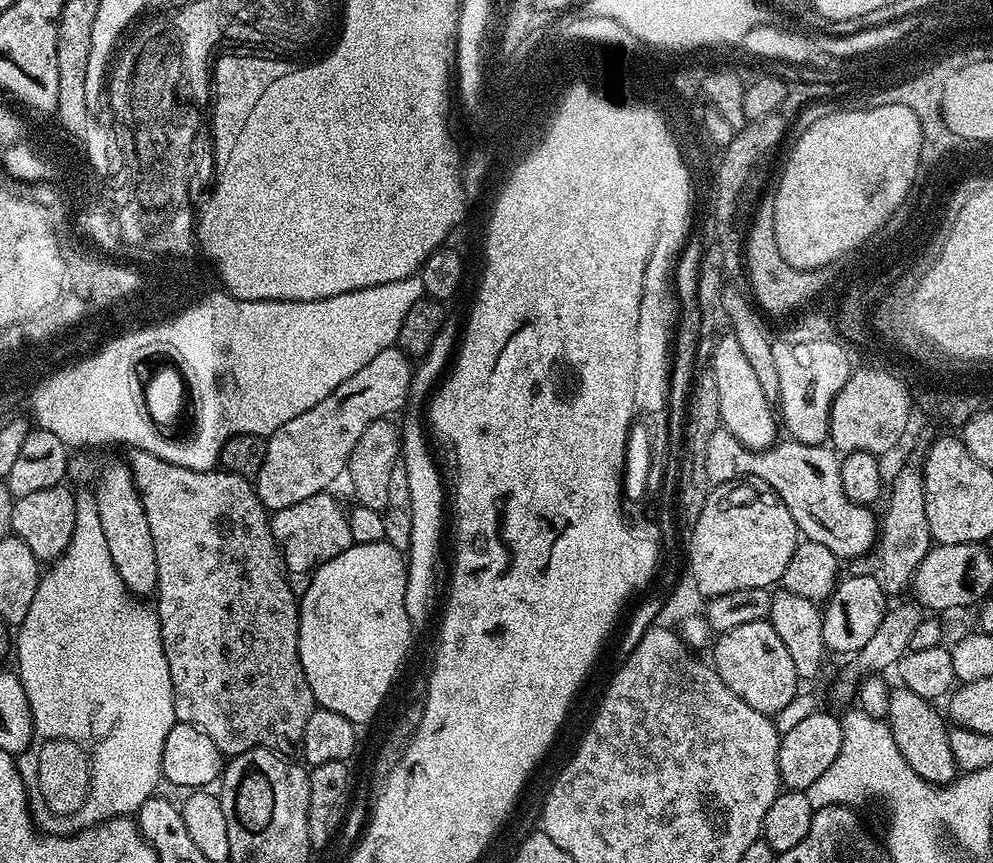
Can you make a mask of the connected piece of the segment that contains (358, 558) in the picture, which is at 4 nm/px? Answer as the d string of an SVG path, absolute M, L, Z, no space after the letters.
M379 540L373 544L353 544L338 558L330 558L330 562L321 564L315 572L311 573L307 581L308 589L304 596L299 597L300 605L300 661L302 670L306 674L306 682L310 682L310 690L314 694L317 705L326 710L334 710L334 714L342 714L351 724L363 726L367 720L372 720L376 716L376 711L384 704L384 699L388 696L388 691L392 688L392 679L396 676L396 671L400 668L400 663L404 660L404 655L408 652L408 647L412 644L414 629L410 618L406 614L406 582L408 581L408 566L405 553L399 552L394 546L390 546L384 540Z

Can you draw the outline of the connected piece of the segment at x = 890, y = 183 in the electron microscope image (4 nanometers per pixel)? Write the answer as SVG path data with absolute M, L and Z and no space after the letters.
M889 102L883 106L872 110L837 110L834 114L829 114L824 118L815 118L812 125L800 138L791 145L792 153L788 156L788 161L784 164L784 173L780 172L778 179L783 183L780 189L780 199L777 200L776 209L776 231L782 247L782 258L790 262L790 266L795 268L807 268L812 264L821 264L825 260L832 259L836 253L840 253L846 248L857 244L857 241L864 240L864 236L872 232L872 229L882 227L898 210L899 204L906 198L905 188L912 179L913 168L916 166L916 155L919 152L919 146L924 141L923 128L920 125L919 115L910 110L901 102Z

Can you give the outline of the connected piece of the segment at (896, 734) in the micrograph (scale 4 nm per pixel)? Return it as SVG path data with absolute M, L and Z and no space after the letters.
M896 686L888 694L886 723L902 758L910 762L910 770L914 770L914 774L931 784L950 784L958 775L954 754L951 753L948 741L950 728L945 717L941 713L940 717L932 708L935 707L929 701L918 698L914 690Z

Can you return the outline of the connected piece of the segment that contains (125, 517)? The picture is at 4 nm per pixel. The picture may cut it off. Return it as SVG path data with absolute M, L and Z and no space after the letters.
M123 459L112 460L101 472L99 469L95 484L98 519L102 522L102 535L106 537L106 550L110 550L110 558L114 558L114 570L118 570L125 589L133 596L151 597L158 582L158 562L154 554L154 538L150 538L146 510L136 489L132 469Z

